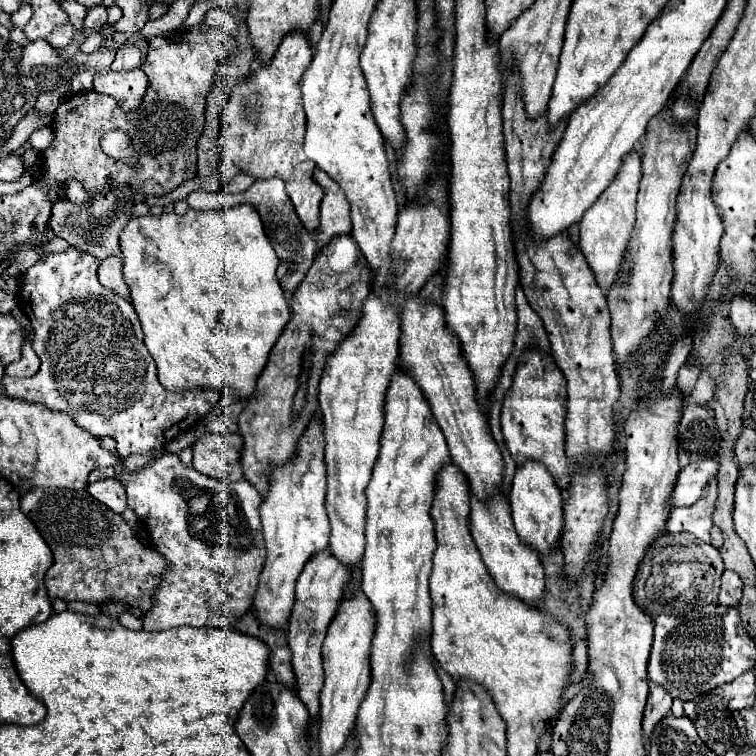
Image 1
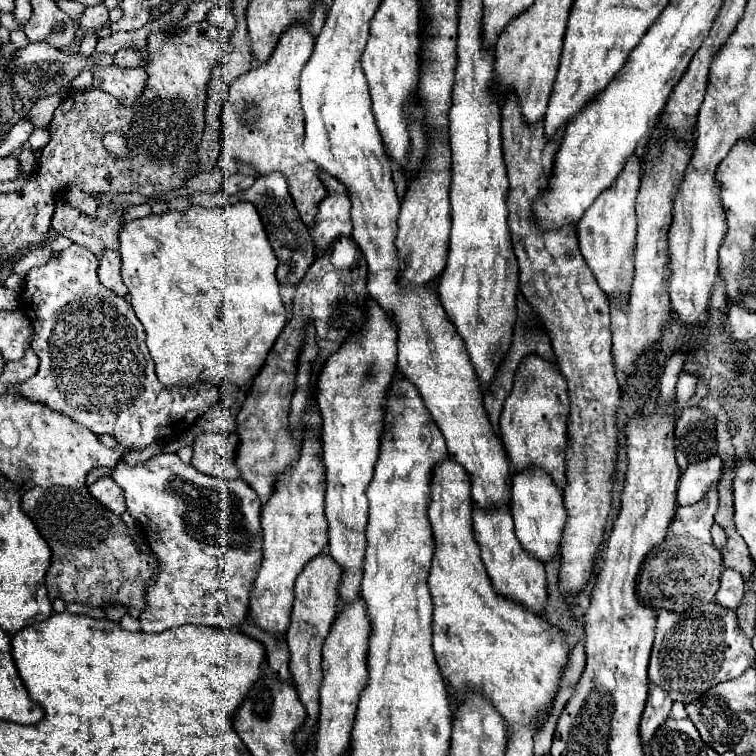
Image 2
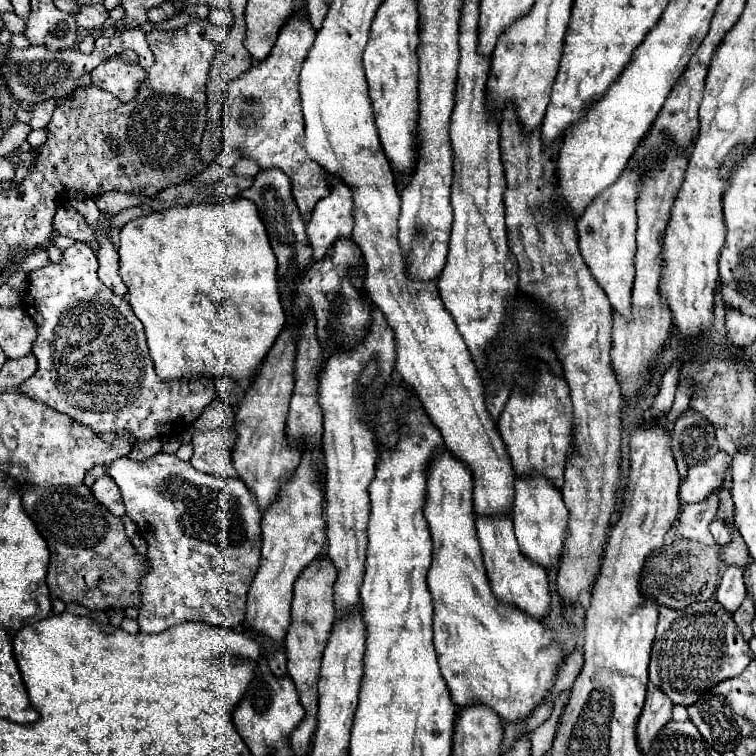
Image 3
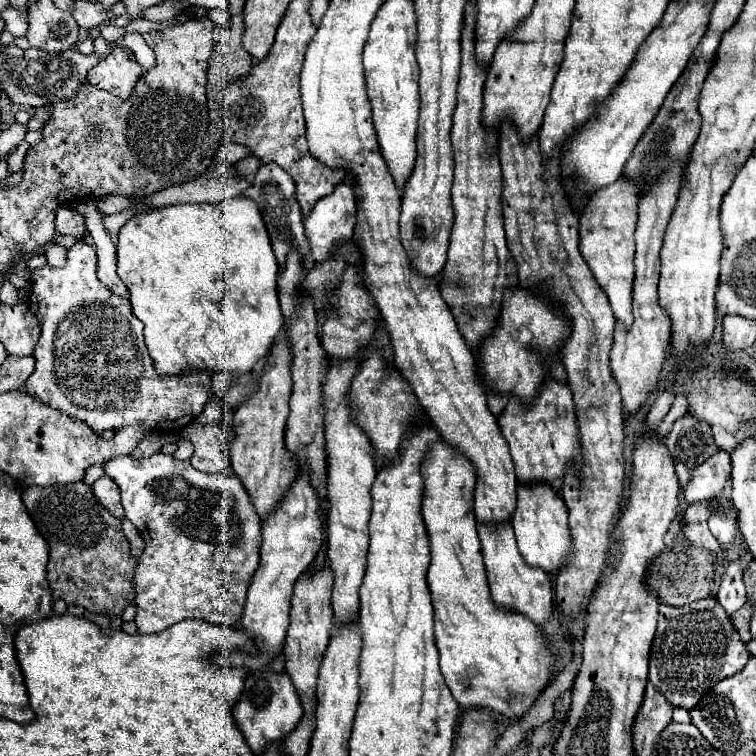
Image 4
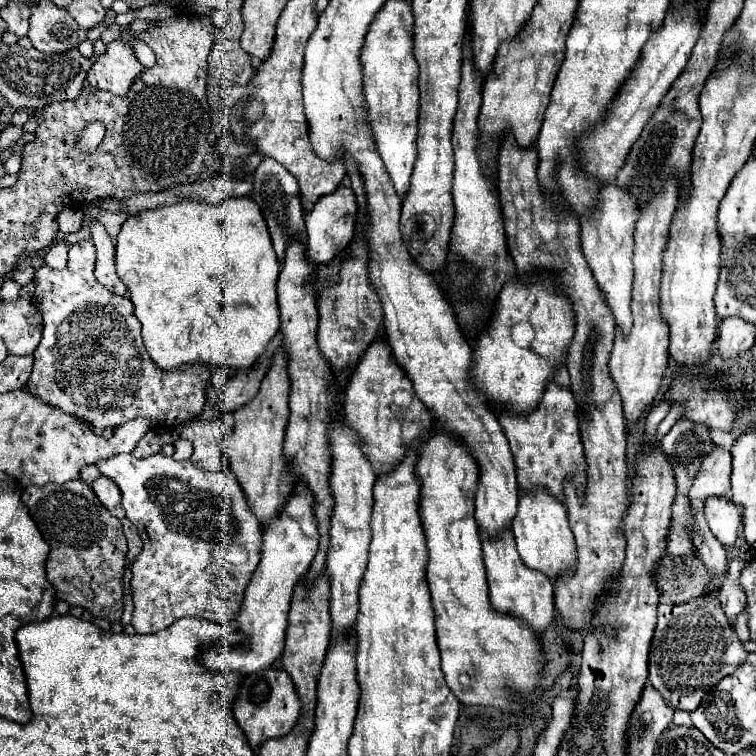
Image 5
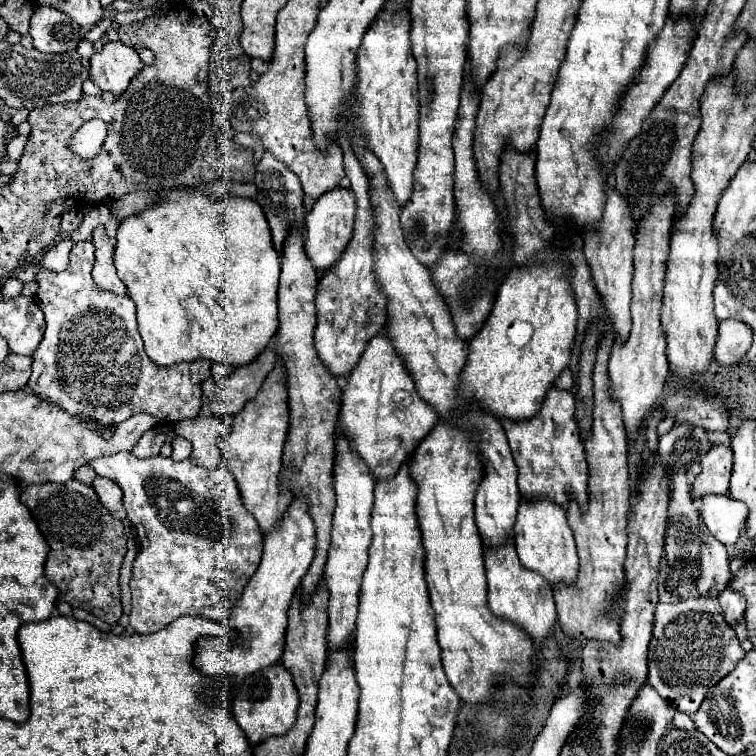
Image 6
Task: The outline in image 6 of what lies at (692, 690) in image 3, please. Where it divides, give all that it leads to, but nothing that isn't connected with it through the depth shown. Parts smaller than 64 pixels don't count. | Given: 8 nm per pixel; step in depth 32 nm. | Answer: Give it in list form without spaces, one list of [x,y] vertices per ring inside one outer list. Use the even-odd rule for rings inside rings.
[[[698,596],[698,598],[688,598],[682,602],[658,604],[654,634],[648,648],[648,684],[654,686],[658,694],[668,702],[668,706],[672,706],[674,710],[694,714],[700,708],[706,692],[716,682],[720,682],[726,674],[730,674],[744,656],[746,652],[742,650],[734,628],[726,624],[716,598]]]

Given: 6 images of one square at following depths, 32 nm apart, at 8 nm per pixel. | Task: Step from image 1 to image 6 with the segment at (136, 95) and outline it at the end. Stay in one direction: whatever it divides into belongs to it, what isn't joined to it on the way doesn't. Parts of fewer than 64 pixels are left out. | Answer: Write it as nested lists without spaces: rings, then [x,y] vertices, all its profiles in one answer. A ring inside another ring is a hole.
[[[108,42],[102,52],[90,58],[90,80],[114,94],[124,94],[130,80],[144,68],[134,48],[118,42]]]

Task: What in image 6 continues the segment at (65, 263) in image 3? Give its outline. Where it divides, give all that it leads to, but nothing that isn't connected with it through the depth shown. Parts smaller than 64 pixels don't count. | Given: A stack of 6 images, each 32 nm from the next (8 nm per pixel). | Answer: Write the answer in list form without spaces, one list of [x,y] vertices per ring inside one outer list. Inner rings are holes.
[[[90,240],[86,242],[76,242],[70,250],[70,264],[64,272],[50,272],[50,270],[40,270],[36,274],[36,282],[38,282],[38,292],[36,292],[36,302],[38,306],[42,308],[44,312],[44,320],[46,320],[46,330],[44,330],[44,338],[40,342],[40,346],[36,348],[36,352],[32,354],[34,358],[34,364],[32,364],[32,376],[28,380],[28,386],[32,388],[32,392],[36,396],[40,396],[42,400],[50,402],[50,404],[56,404],[60,406],[62,410],[66,410],[68,414],[72,416],[82,416],[82,418],[88,418],[88,420],[94,420],[98,426],[116,426],[124,420],[128,420],[130,416],[134,414],[140,414],[140,412],[146,412],[146,414],[152,414],[160,424],[176,424],[176,422],[182,422],[186,418],[196,418],[200,414],[200,406],[202,406],[202,382],[210,376],[210,362],[208,360],[196,360],[196,362],[182,362],[182,364],[176,364],[176,366],[170,366],[170,368],[162,368],[162,366],[156,366],[148,354],[144,352],[144,346],[142,346],[142,338],[138,334],[138,322],[136,322],[136,308],[134,308],[134,302],[128,298],[128,296],[116,296],[108,290],[102,290],[94,280],[92,280],[92,264],[94,264],[94,244]]]

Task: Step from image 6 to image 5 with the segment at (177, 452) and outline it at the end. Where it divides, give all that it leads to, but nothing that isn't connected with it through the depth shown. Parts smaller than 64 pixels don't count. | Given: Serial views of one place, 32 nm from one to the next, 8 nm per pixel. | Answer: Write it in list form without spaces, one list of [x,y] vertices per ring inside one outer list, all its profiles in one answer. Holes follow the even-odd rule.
[[[176,440],[174,442],[174,448],[176,448],[176,452],[174,452],[174,458],[176,460],[188,460],[190,458],[190,454],[192,454],[192,442],[188,442],[188,440]]]

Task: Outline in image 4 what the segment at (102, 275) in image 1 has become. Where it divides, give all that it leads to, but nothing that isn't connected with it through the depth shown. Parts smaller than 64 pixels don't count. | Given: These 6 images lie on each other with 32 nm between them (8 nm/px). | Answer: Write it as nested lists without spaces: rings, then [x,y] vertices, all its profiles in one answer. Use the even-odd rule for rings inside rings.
[[[78,202],[76,210],[86,218],[86,226],[88,232],[96,244],[96,252],[98,252],[98,278],[104,286],[108,286],[114,294],[118,296],[126,296],[128,290],[124,286],[124,282],[120,280],[120,276],[116,274],[116,246],[112,242],[112,238],[108,236],[104,224],[102,224],[102,214],[96,208],[96,204],[90,202]]]

